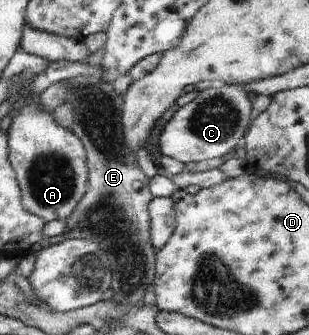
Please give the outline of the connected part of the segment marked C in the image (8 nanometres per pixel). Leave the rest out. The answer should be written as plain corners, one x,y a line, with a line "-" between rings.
215,80
209,89
201,91
197,100
180,107
166,123
159,139
161,153
183,164
223,157
235,149
244,148
247,129
252,126
251,115
253,115
253,103
243,84

